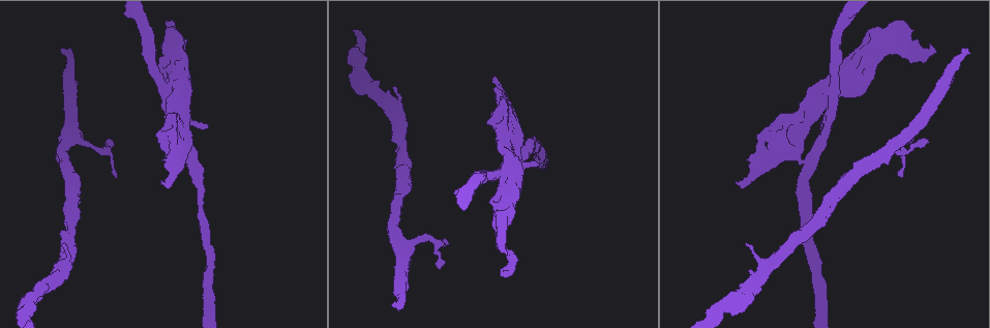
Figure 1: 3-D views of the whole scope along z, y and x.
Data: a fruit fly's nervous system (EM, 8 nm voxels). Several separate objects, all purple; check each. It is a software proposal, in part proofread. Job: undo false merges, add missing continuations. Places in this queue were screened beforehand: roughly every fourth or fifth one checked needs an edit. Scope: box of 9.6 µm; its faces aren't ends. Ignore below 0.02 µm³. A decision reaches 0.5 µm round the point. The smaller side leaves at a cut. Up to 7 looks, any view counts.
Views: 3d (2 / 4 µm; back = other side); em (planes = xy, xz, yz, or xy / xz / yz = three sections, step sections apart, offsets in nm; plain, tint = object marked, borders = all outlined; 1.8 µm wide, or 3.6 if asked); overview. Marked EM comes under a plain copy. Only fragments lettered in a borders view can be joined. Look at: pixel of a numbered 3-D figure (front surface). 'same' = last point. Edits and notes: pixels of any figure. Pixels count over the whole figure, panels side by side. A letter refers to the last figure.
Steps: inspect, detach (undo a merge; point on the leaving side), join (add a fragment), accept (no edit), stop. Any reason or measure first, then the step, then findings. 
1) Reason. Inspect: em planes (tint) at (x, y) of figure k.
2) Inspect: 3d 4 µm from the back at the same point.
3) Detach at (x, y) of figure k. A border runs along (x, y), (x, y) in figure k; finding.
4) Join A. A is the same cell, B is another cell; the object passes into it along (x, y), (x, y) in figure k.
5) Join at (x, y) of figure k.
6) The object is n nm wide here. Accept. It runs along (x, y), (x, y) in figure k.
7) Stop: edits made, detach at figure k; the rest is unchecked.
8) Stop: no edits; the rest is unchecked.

Sudden change in width. Inspect: 3d 4 µm at (502, 175) of figure 1.

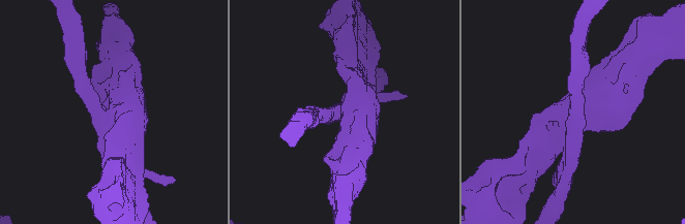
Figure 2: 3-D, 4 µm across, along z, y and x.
Now the EM. Inspect: em 3.6 µm planes (borders) at (575, 115) of figure 2.

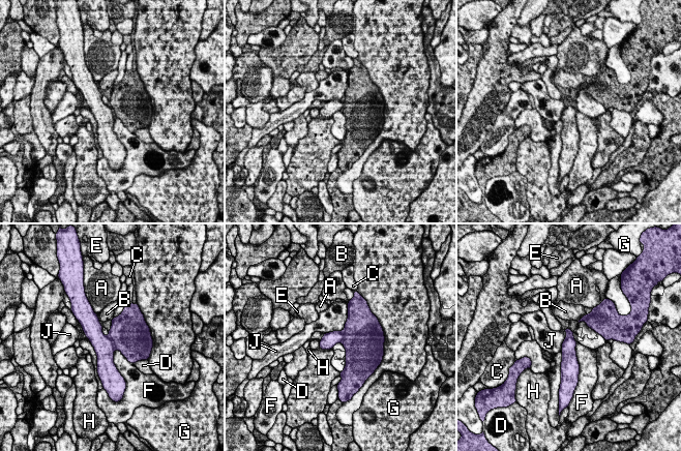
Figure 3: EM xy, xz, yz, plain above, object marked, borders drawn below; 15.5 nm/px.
The object is 220 nm wide here. Detach at (104, 347) of figure 3. A, B, C, D, E, F, G, H and J are other cells; the part that leaves runs along (92, 316), (108, 369) in figure 3; two neurons meet here.

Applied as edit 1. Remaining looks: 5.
A fork. Inspect: em xz step 8 (borders) at (882, 44) of figure 1.

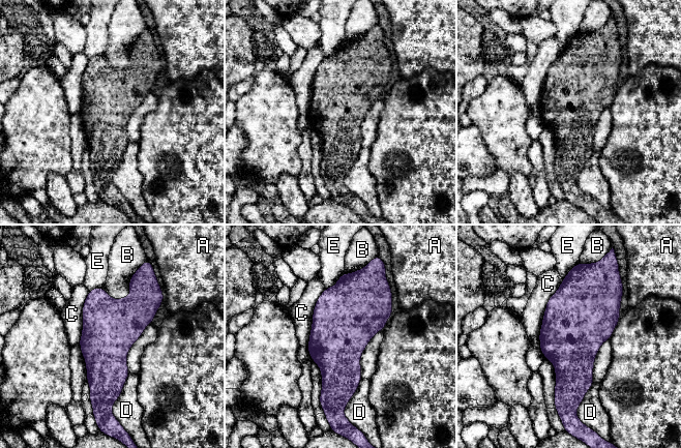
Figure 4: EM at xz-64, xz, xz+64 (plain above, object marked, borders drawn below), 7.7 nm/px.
Cut it another way. Inspect: em planes (borders) at the same point.

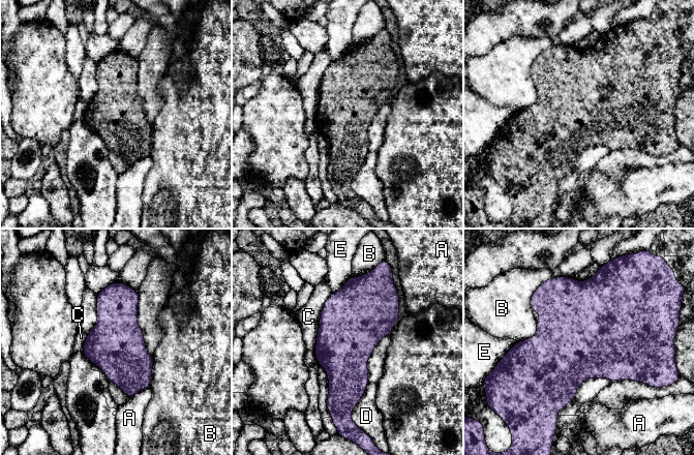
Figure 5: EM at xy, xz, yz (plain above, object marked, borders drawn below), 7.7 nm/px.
The object is 440 nm wide here; the longest contact is with C, 460 nm. Accept. A, B, C, D and E are other cells; all the same neuron.

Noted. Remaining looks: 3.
Three-way junction. Inspect: em yz step 16 (tint) at (403, 245) of figure 1.

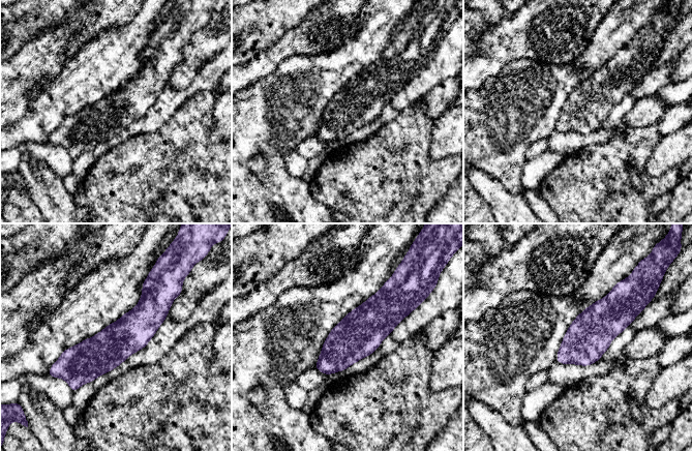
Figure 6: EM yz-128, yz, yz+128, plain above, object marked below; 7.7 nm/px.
Inspect: em planes (borders) at the same point.

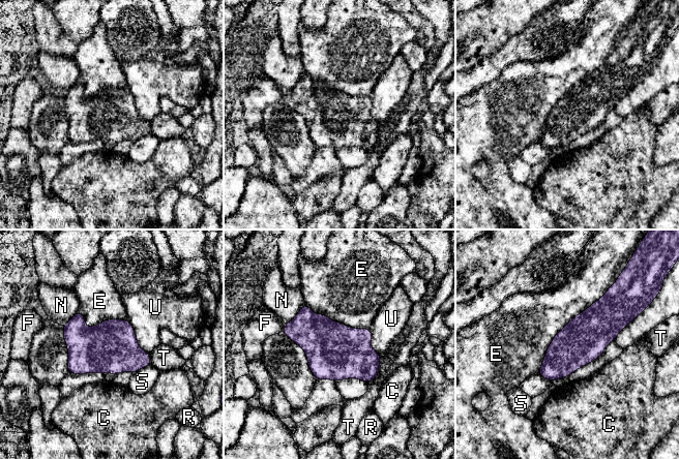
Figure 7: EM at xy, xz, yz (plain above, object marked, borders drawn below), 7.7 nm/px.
The longest contact is with E, 900 nm. Accept. C, E, F, N, R, S, T and U are other cells; a border runs along (612, 285), (556, 335), (537, 372) in figure 7; one neuron here.

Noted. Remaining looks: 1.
Stop: edits made, detach at figure 3; the rest is unchecked.

